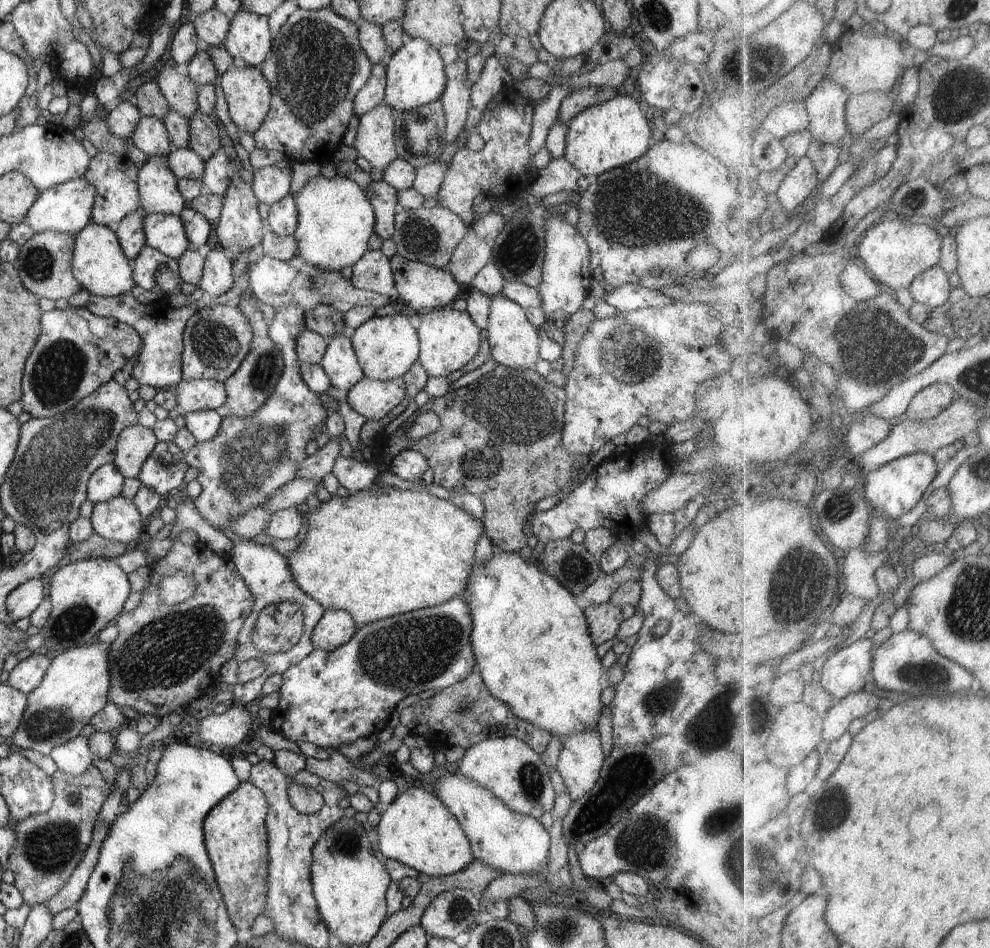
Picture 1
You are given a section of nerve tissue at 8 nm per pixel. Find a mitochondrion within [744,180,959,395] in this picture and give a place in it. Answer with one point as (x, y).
(880, 348)

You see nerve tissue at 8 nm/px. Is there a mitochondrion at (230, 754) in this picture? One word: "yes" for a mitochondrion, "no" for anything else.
no

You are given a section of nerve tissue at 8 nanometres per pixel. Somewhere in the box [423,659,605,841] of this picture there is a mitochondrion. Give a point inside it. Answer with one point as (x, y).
(531, 781)

